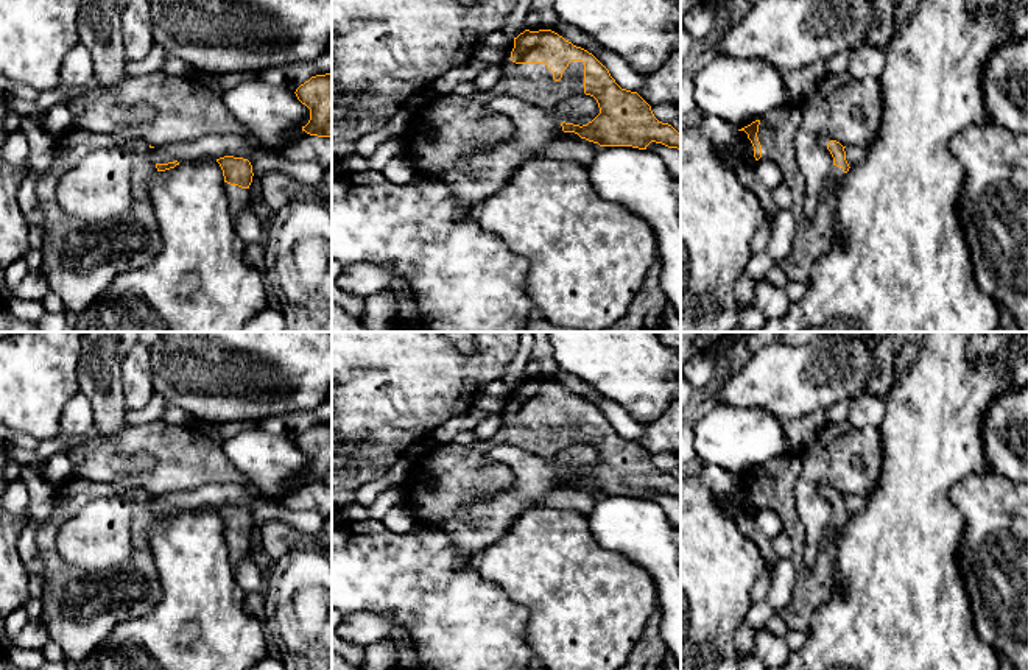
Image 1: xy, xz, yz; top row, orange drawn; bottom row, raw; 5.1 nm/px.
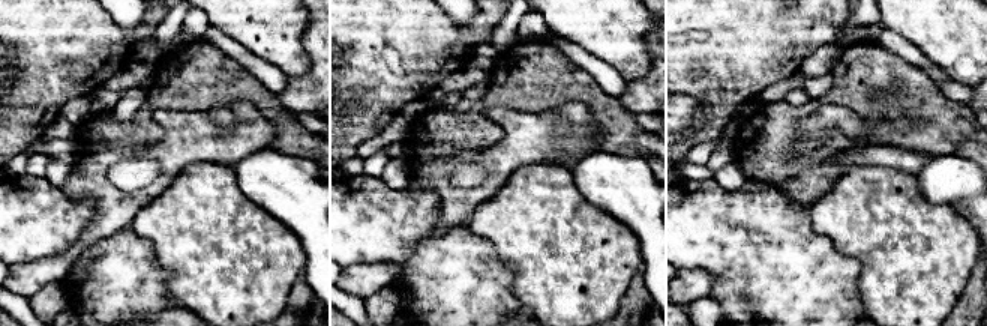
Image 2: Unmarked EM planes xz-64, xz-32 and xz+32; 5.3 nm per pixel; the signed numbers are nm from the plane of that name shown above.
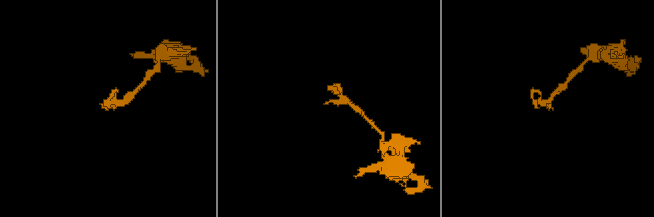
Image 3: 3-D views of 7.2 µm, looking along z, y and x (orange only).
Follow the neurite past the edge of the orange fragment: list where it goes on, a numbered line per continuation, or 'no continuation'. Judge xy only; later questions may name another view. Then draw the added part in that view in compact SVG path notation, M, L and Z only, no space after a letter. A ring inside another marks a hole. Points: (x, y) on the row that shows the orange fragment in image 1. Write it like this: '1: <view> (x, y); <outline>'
1: xy (237, 197); M224 182L224 192L229 203L229 213L235 221L235 218L246 209L249 203L249 189L241 189L238 185Z

